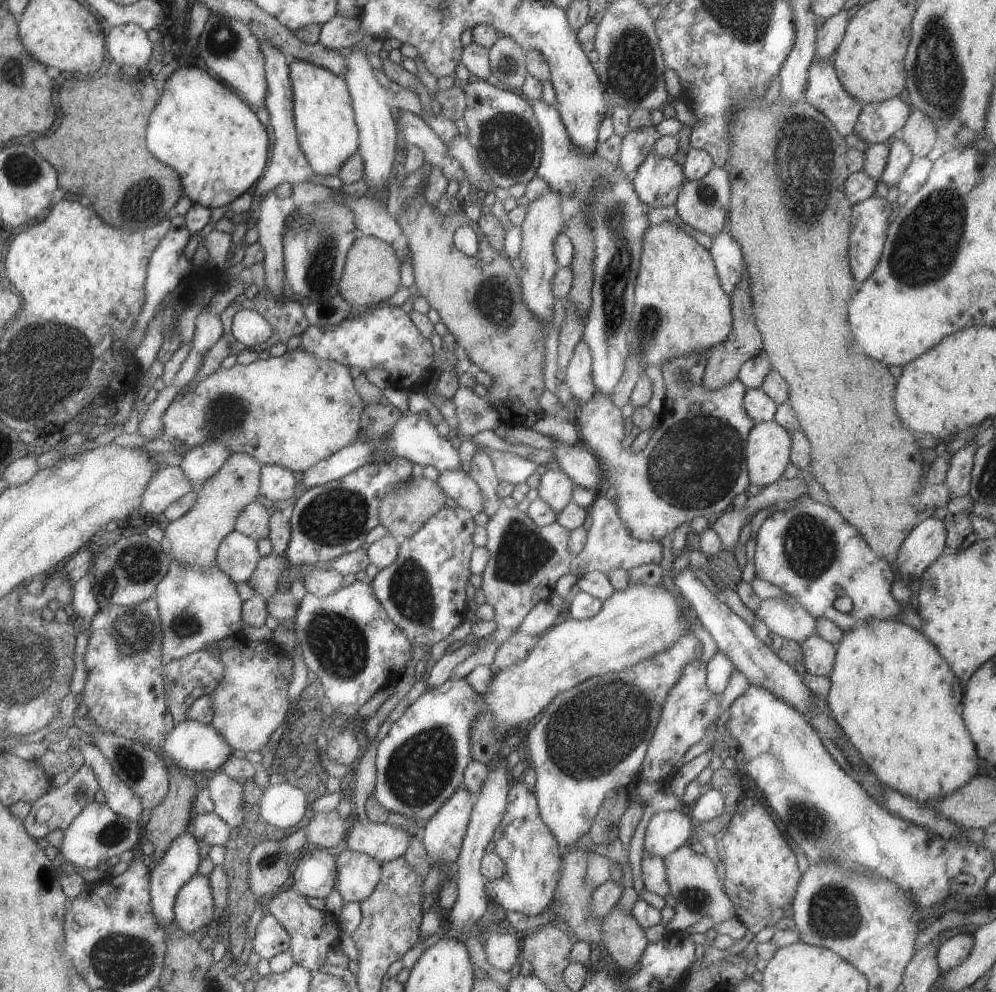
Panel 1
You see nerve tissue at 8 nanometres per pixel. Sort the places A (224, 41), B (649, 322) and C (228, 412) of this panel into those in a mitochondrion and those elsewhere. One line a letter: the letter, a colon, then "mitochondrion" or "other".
A: mitochondrion
B: mitochondrion
C: mitochondrion

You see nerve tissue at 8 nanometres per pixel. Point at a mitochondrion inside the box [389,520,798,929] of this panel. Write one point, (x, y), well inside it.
(593, 732)

